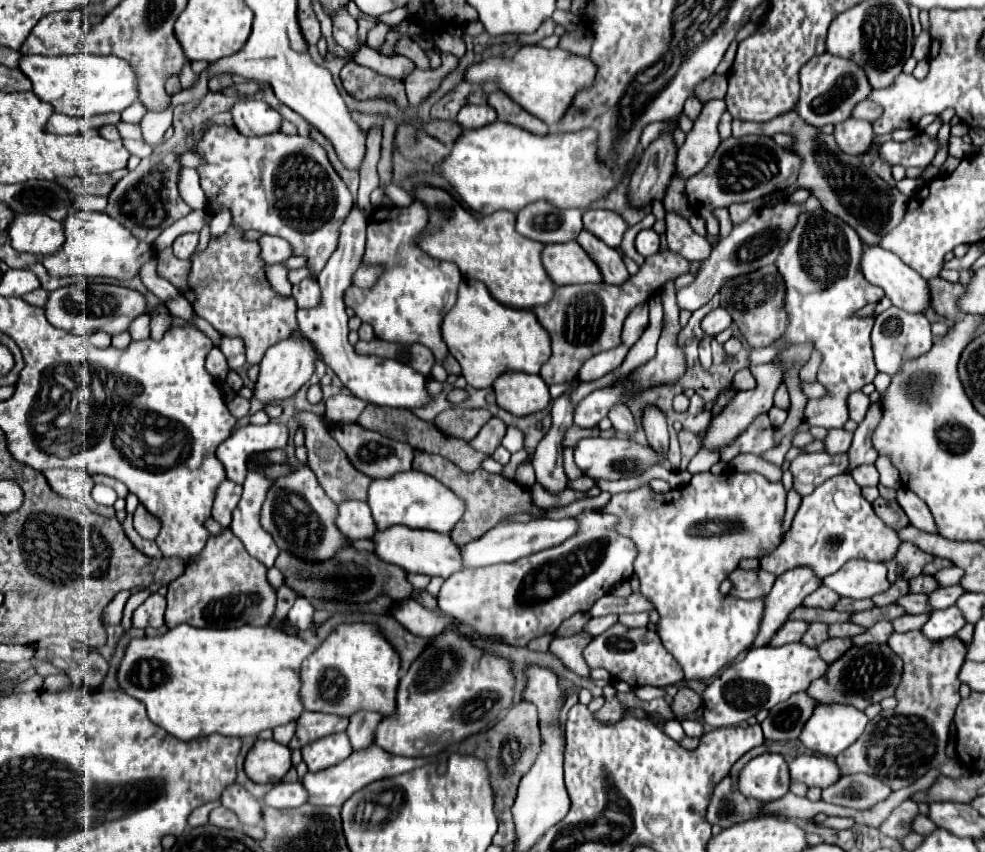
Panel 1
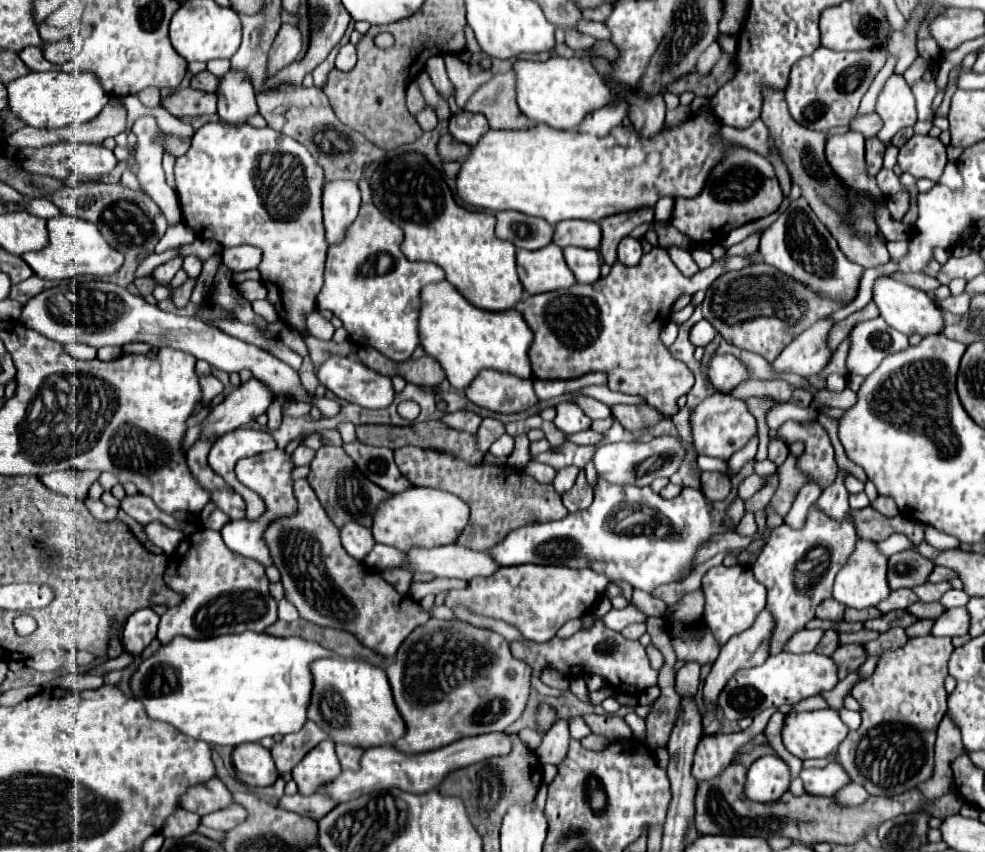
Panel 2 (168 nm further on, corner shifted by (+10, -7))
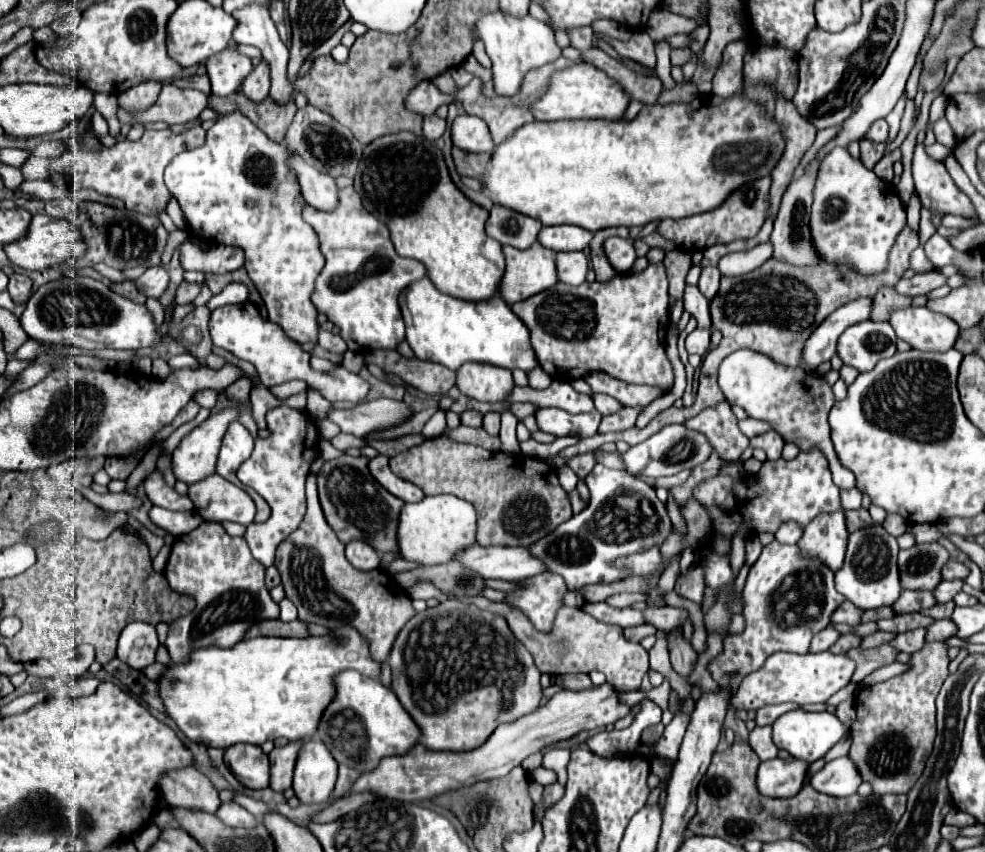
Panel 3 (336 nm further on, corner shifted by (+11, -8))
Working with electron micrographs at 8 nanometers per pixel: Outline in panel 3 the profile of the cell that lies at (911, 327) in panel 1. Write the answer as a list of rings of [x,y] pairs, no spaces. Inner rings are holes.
[[[863,321],[839,337],[837,353],[845,365],[865,373],[873,369],[879,359],[895,355],[895,341],[897,335],[889,323]]]

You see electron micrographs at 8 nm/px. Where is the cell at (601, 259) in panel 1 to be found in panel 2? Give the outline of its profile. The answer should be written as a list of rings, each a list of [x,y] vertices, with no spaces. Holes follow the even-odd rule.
[[[568,246],[564,250],[564,258],[578,284],[594,284],[600,278],[600,256],[596,250]]]

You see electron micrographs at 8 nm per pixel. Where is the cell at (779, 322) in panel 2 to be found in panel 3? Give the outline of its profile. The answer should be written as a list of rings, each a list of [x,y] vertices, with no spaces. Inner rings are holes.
[[[905,227],[901,237],[897,237],[897,243],[891,249],[891,261],[889,269],[877,277],[857,277],[855,273],[849,273],[849,269],[835,269],[833,265],[787,265],[777,259],[769,259],[765,265],[757,267],[751,273],[739,275],[739,277],[721,277],[721,289],[717,297],[711,301],[711,319],[713,329],[719,329],[723,333],[721,343],[708,351],[701,365],[701,377],[699,377],[699,393],[695,397],[695,403],[691,407],[669,407],[661,411],[647,427],[643,429],[627,429],[613,435],[593,435],[589,439],[579,439],[577,445],[563,449],[557,457],[551,459],[551,463],[559,469],[565,465],[565,461],[579,453],[591,453],[599,449],[605,443],[617,443],[627,441],[629,445],[637,445],[645,439],[649,439],[653,433],[657,433],[661,427],[669,423],[685,423],[687,419],[699,415],[703,409],[715,407],[721,401],[725,401],[723,391],[717,383],[717,371],[721,361],[739,349],[751,349],[757,353],[763,353],[771,357],[777,363],[797,367],[801,365],[803,345],[809,339],[809,335],[841,305],[857,299],[857,297],[873,297],[881,287],[893,287],[903,273],[909,269],[909,257],[911,251],[919,247],[919,237]]]

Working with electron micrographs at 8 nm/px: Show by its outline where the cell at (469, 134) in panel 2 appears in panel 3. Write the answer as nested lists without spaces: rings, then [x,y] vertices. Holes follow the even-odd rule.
[[[461,115],[451,125],[451,139],[457,149],[469,153],[483,153],[493,151],[493,141],[487,125],[473,115]]]

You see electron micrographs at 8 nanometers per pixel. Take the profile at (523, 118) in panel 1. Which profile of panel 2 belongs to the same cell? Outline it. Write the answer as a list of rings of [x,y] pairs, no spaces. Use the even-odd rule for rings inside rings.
[[[514,72],[496,74],[490,82],[486,82],[478,92],[468,100],[466,104],[468,112],[480,112],[486,116],[492,130],[526,130],[532,128],[534,122],[530,122],[516,104],[516,92],[514,92]]]

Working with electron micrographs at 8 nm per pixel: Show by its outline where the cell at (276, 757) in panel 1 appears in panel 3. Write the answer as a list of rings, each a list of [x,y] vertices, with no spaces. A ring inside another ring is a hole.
[[[233,745],[225,749],[225,763],[247,789],[269,787],[269,759],[257,745]]]

